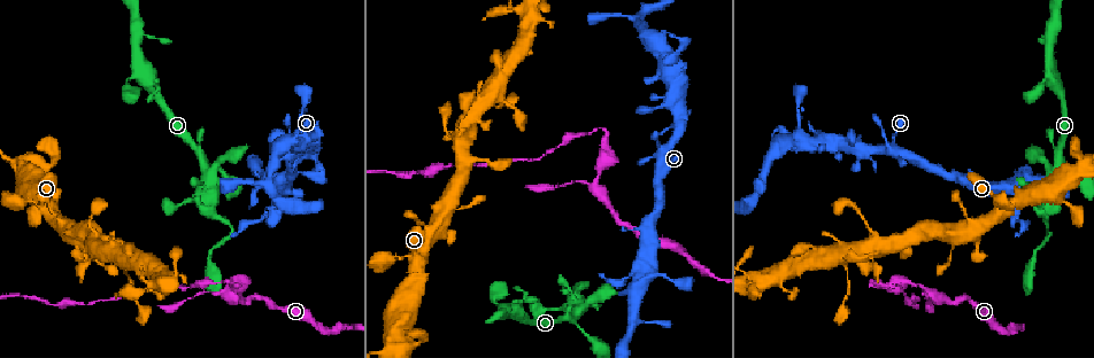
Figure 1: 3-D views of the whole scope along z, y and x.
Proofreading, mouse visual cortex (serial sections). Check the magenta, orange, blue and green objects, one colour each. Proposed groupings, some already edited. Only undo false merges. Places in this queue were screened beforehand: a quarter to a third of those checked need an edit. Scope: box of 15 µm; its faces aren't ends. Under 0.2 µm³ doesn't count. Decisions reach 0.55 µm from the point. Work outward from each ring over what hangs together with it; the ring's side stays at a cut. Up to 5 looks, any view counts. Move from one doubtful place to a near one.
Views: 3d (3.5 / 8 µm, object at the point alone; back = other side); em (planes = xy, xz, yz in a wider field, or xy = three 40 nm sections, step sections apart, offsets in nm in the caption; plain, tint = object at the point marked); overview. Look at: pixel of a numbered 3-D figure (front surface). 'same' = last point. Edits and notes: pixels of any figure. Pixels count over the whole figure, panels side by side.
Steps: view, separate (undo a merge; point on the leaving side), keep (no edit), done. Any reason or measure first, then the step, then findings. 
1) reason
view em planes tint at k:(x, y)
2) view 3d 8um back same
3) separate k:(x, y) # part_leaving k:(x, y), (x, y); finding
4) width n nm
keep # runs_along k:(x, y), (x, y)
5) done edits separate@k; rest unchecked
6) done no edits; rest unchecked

sharp bend
view 3d 8um back at 1:(893, 145)

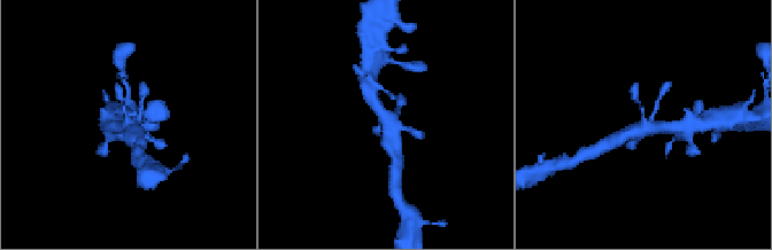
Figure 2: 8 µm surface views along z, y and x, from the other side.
now the EM
view em xy step 1 tint at 2:(129, 123)

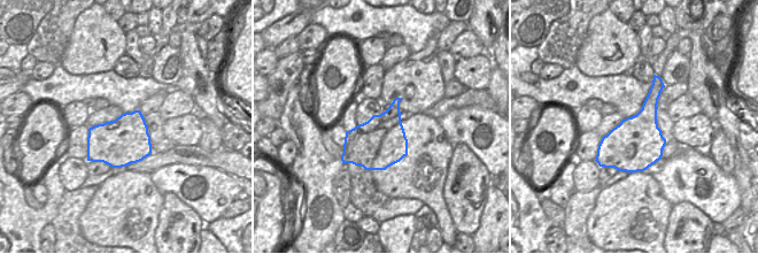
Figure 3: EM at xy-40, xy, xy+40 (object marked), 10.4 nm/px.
keep # runs_along 2:(635, 95), (648, 127), (672, 126); continuous, no second cell

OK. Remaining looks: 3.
sudden change in width
view 3d 8um at 1:(869, 282)

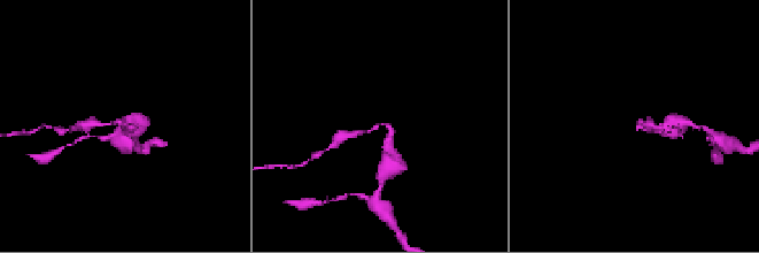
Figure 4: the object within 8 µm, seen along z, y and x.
view 3d 3.5um at 4:(378, 124)

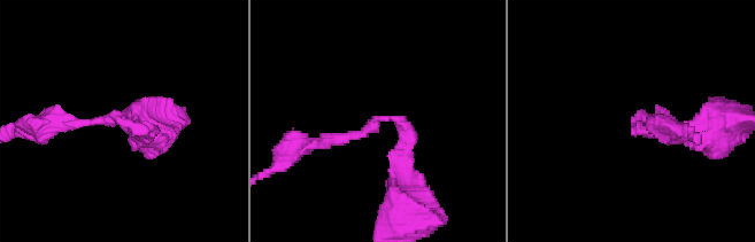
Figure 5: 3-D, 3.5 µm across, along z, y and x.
arm_widths 150, 200 nm
view em planes tint at 5:(379, 121)

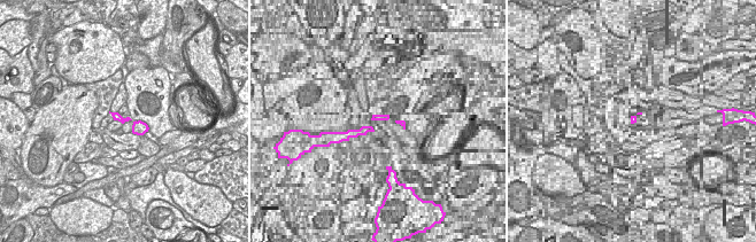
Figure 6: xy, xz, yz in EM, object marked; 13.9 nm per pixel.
keep # runs_along 5:(140, 132), (120, 115), (52, 122); one cell here

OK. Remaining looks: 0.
done no edits; rest unchecked

